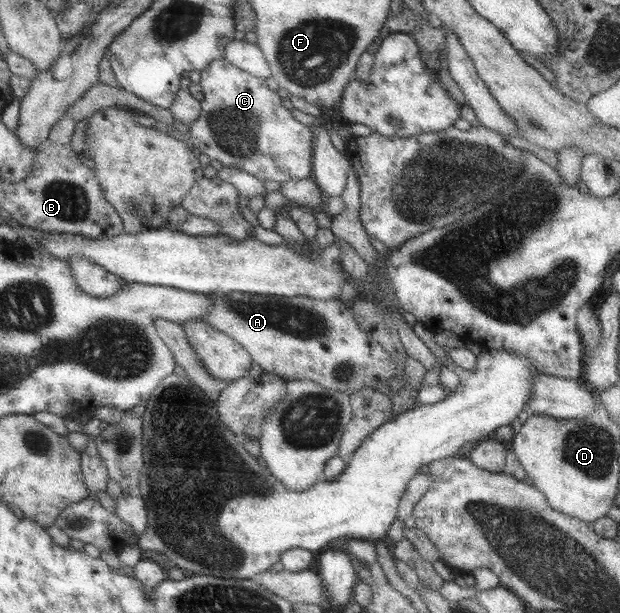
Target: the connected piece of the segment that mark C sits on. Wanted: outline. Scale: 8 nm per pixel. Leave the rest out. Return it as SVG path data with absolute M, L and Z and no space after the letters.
M224 58L215 59L215 61L211 61L209 65L205 65L205 67L201 69L200 76L201 80L199 81L199 84L203 92L203 99L200 101L200 114L199 117L195 118L195 121L187 125L188 133L183 135L185 140L187 140L194 148L201 151L201 153L205 153L209 160L215 159L215 161L220 161L222 167L236 167L249 175L255 176L262 182L265 180L275 181L275 183L279 183L281 185L281 183L285 183L288 179L307 179L308 177L312 177L312 153L314 152L313 130L293 118L291 110L285 109L285 107L281 105L281 100L279 99L277 92L269 89L263 79L253 77L253 75L245 73L241 69L237 69L237 67L228 63Z

